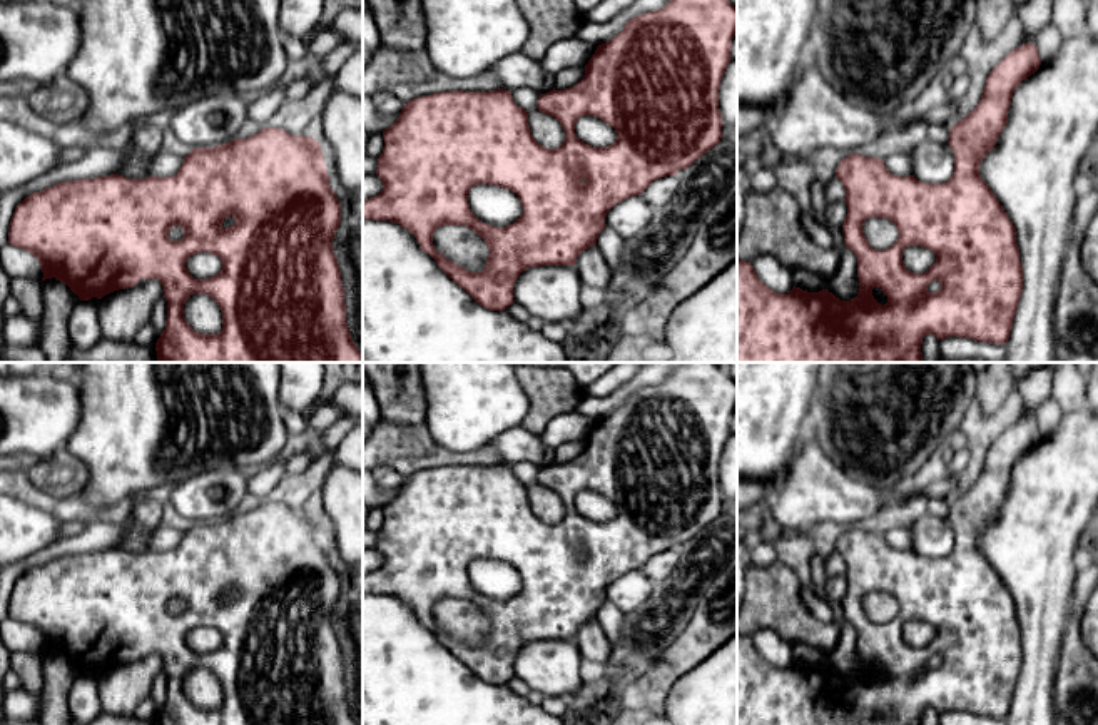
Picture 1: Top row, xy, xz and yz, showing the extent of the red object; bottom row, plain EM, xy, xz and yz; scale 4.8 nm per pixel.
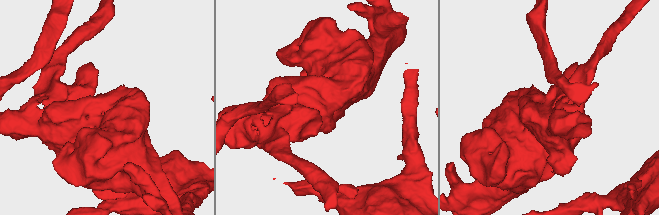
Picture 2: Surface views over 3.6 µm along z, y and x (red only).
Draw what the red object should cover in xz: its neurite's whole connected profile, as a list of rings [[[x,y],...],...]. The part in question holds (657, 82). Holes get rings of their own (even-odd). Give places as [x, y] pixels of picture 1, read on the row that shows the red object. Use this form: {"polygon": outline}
{"polygon": [[[670,0],[657,12],[630,18],[620,33],[597,47],[577,85],[540,95],[538,110],[555,117],[565,130],[565,140],[557,149],[546,149],[533,139],[526,110],[513,102],[508,90],[455,90],[413,99],[404,104],[398,120],[383,130],[384,149],[376,169],[383,190],[363,200],[363,219],[389,221],[408,229],[421,251],[430,254],[475,302],[490,311],[505,311],[515,302],[513,286],[525,269],[575,266],[585,249],[597,246],[607,226],[607,212],[613,205],[642,195],[660,177],[677,175],[720,142],[724,122],[719,90],[732,60],[735,33],[737,8],[729,0]],[[582,115],[593,115],[612,125],[617,140],[608,147],[592,147],[580,140],[575,124]],[[478,184],[505,187],[516,194],[523,207],[520,219],[506,227],[495,227],[476,219],[470,209],[468,194]],[[441,226],[466,226],[486,242],[490,256],[481,272],[470,272],[435,249],[433,234]]]}

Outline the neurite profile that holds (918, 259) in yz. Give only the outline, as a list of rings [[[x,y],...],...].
[[[909,246],[902,252],[902,261],[907,271],[921,274],[936,262],[936,254],[921,246]]]

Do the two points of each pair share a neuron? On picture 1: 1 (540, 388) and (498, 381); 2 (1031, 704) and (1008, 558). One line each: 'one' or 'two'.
1: two
2: one

